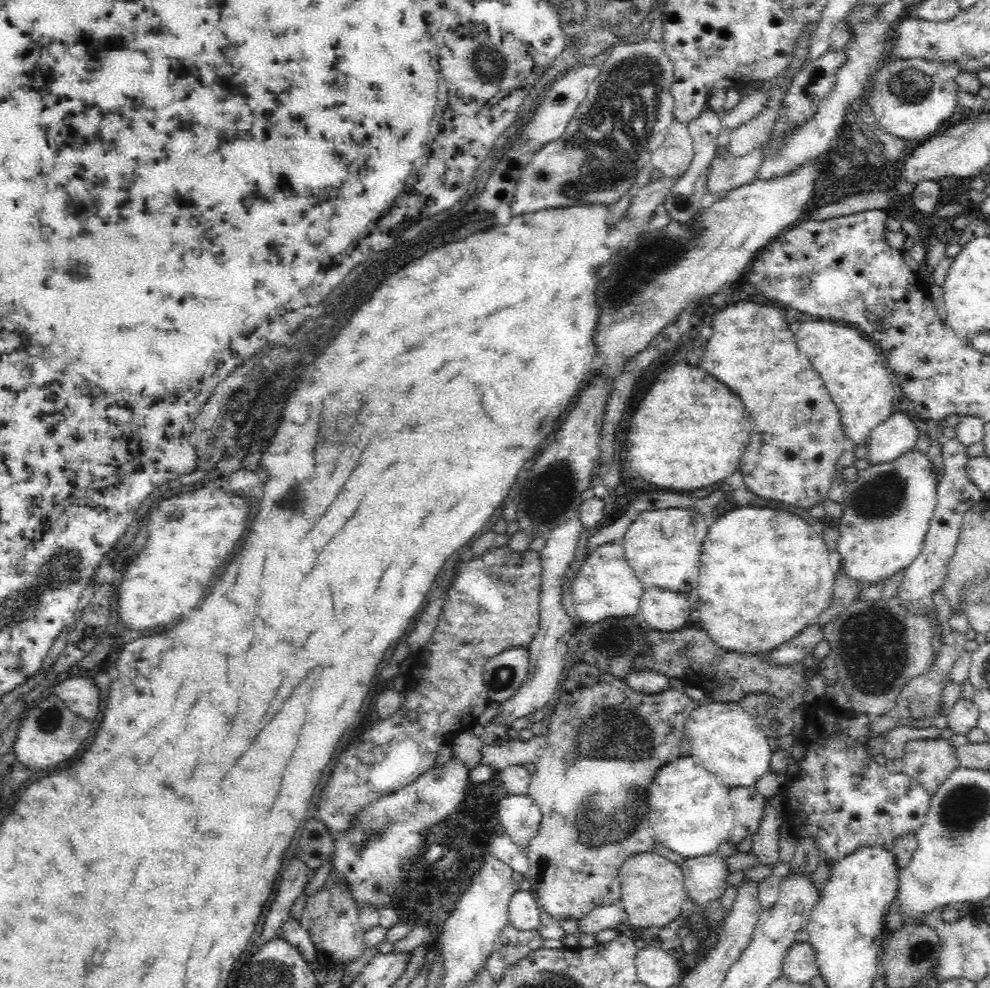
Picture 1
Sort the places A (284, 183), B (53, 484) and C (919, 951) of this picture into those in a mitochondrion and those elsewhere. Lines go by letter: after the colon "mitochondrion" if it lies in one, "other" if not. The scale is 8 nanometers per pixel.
A: other
B: other
C: mitochondrion

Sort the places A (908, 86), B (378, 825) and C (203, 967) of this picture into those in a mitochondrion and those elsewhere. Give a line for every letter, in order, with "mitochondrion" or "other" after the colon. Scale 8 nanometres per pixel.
A: mitochondrion
B: mitochondrion
C: other

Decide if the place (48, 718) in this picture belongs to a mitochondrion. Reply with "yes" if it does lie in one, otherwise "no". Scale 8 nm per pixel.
yes

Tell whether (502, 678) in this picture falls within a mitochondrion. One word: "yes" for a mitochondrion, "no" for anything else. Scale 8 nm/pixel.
yes

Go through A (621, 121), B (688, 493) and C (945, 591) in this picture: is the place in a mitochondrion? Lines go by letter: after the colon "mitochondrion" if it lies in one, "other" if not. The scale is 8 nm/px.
A: mitochondrion
B: other
C: other

